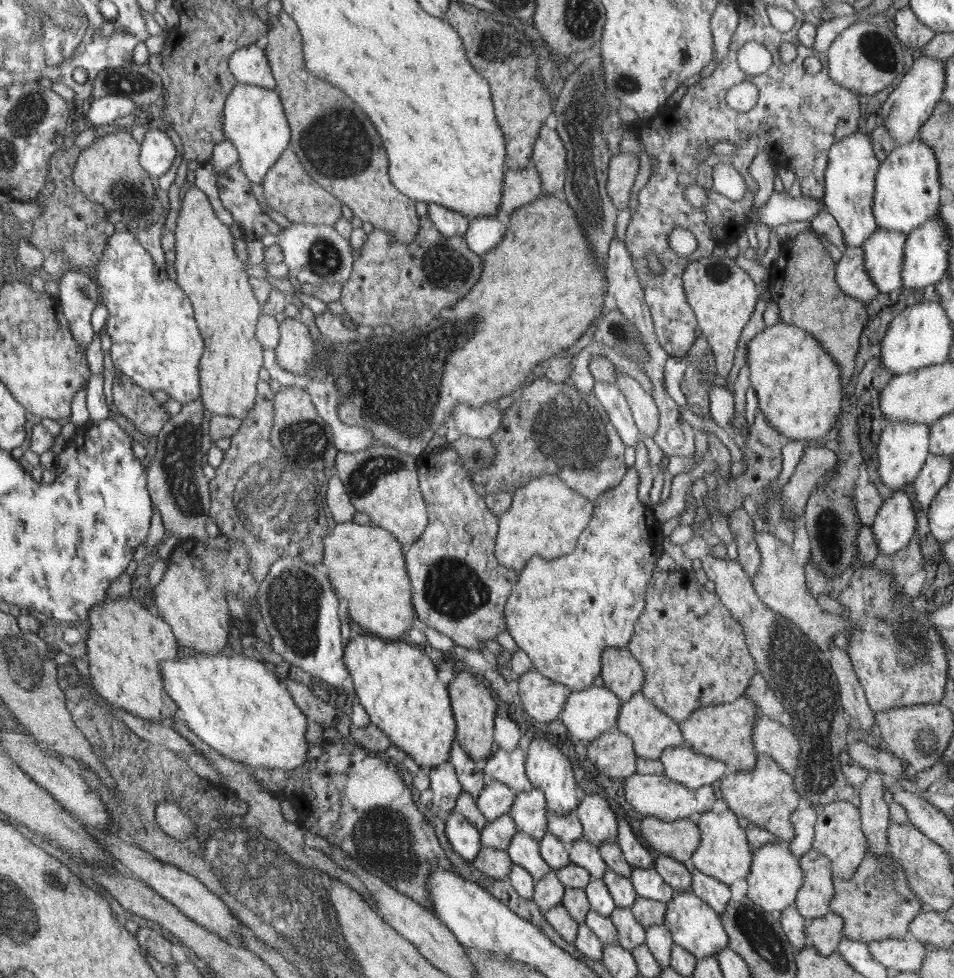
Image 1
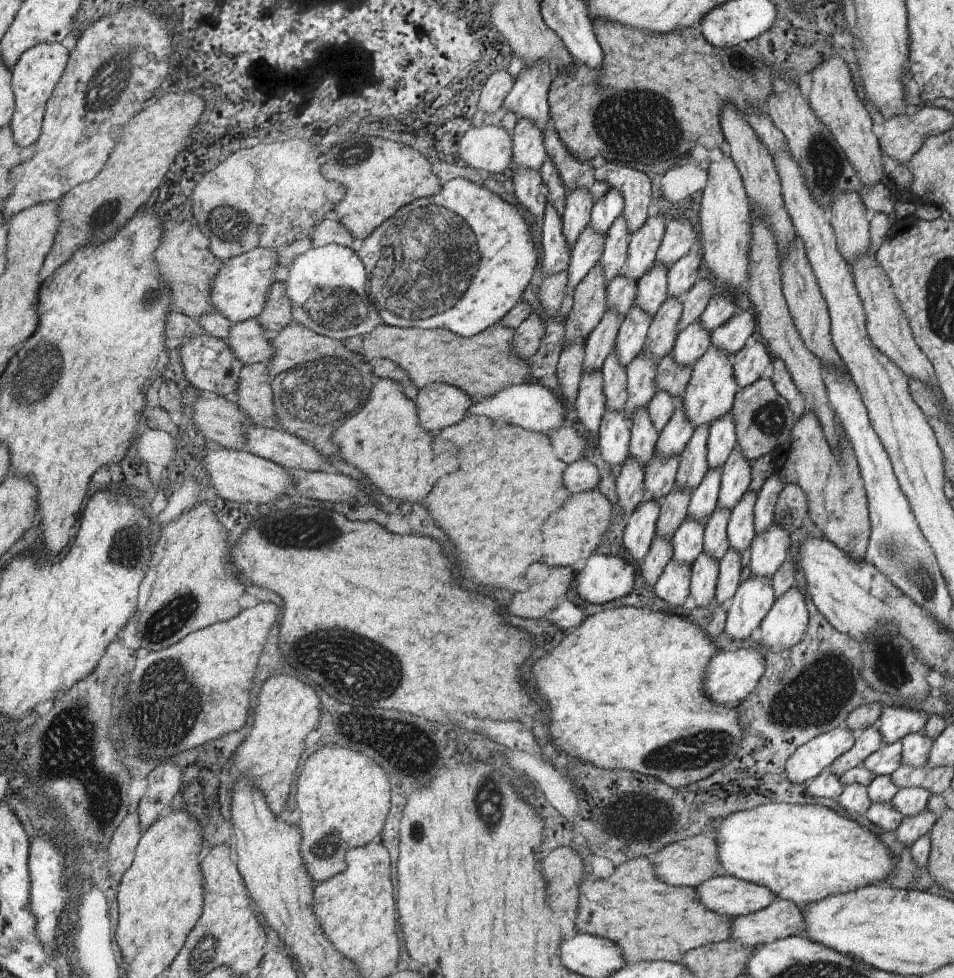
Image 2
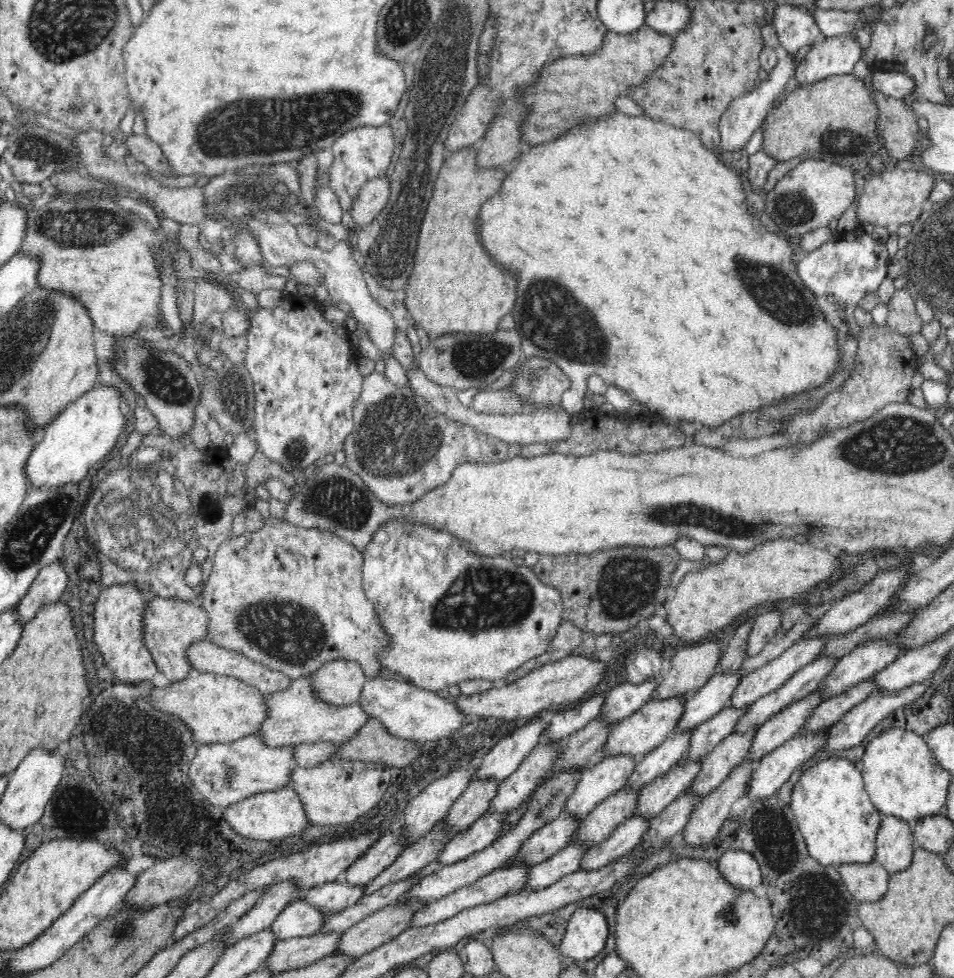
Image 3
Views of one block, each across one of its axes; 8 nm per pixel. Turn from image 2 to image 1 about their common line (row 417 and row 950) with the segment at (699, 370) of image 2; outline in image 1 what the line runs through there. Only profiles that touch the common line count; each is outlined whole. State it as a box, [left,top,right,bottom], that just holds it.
[664,890,728,958]

